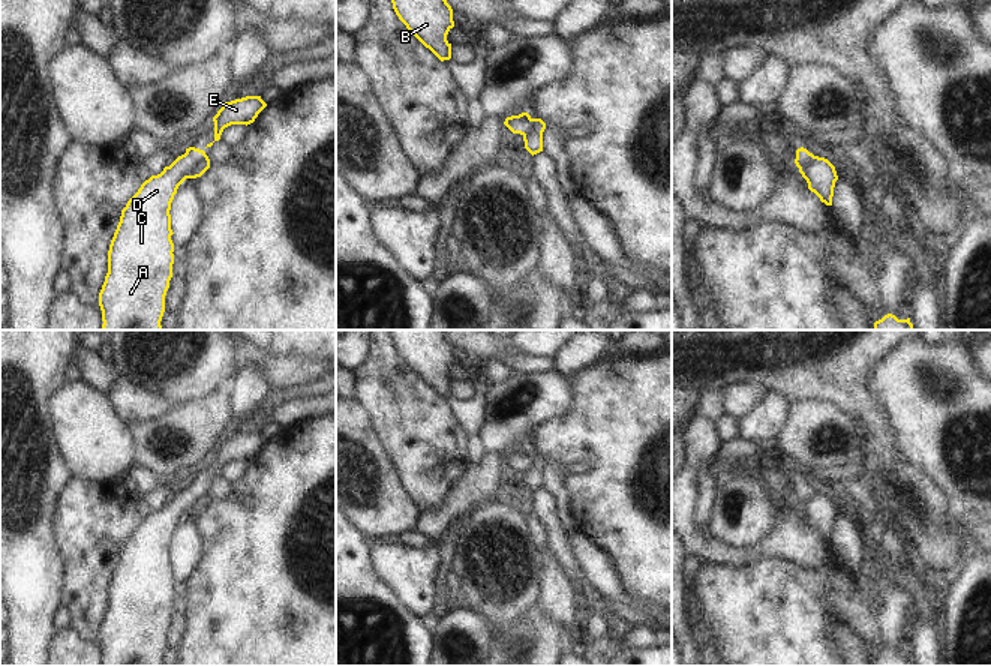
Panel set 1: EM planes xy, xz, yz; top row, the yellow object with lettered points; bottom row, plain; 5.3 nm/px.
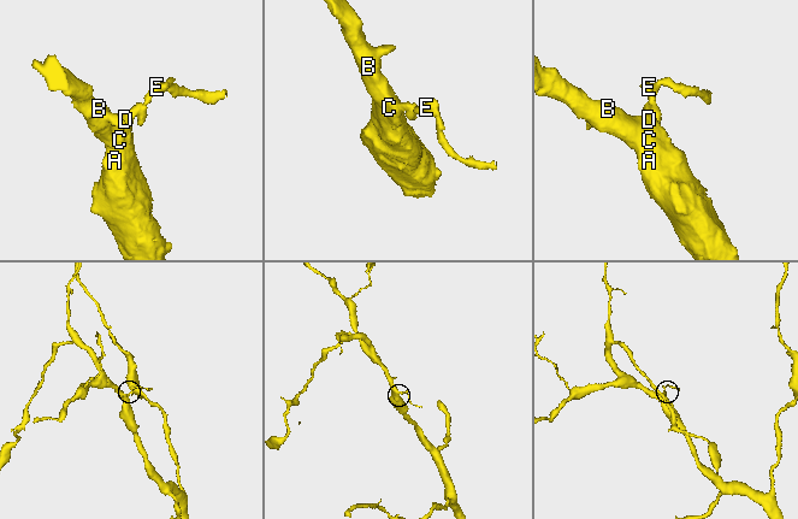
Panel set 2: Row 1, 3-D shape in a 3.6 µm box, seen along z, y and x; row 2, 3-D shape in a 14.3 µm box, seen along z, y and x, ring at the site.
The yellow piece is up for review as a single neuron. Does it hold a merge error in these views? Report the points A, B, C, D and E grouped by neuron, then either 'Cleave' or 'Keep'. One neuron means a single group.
Groups: A B C D / E. Cleave.

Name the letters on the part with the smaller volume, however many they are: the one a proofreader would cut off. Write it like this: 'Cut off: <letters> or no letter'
Cut off: E

